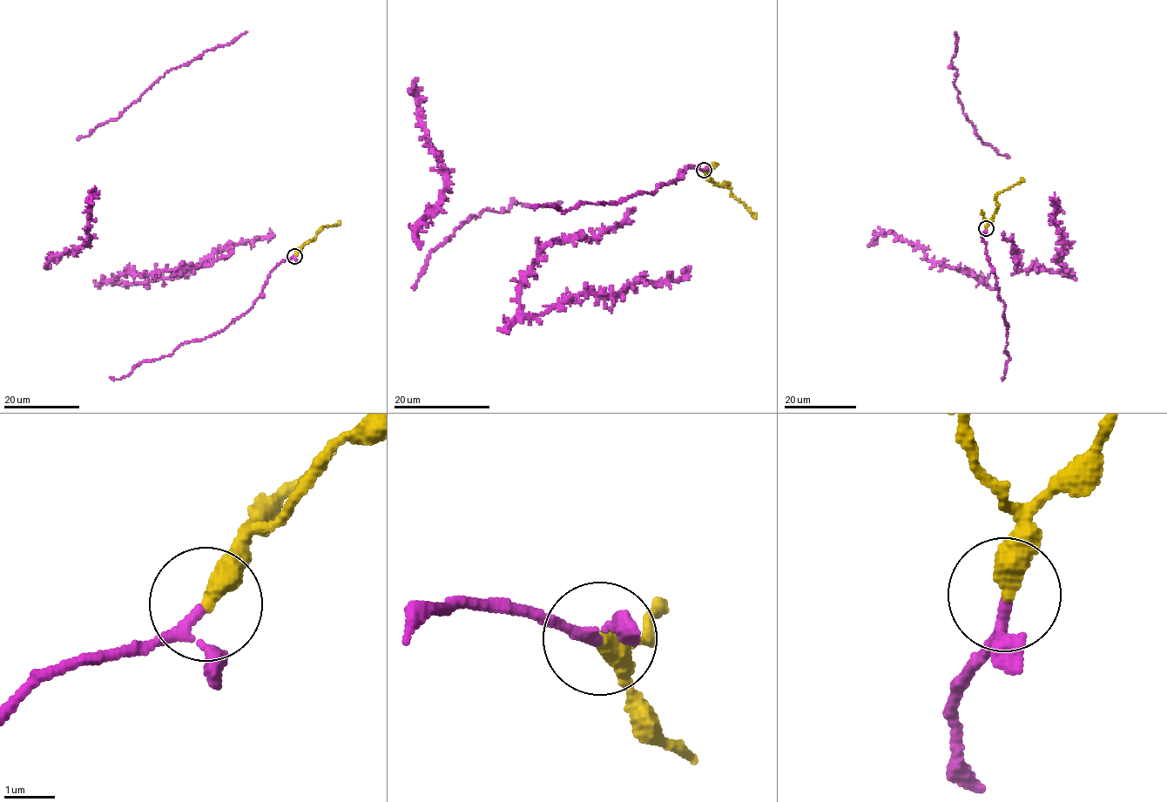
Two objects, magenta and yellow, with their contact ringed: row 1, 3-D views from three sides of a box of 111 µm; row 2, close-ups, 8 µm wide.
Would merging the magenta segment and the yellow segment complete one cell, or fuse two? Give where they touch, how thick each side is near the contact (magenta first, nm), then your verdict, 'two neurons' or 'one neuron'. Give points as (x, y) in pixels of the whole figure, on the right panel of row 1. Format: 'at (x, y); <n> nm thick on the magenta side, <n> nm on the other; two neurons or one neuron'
at (986, 228); 170 nm thick on the magenta side, 440 nm on the other; one neuron

